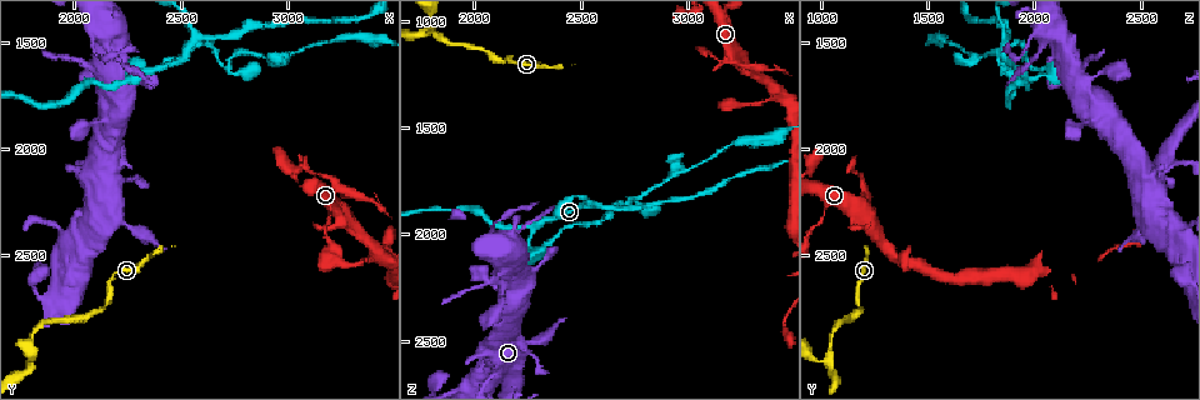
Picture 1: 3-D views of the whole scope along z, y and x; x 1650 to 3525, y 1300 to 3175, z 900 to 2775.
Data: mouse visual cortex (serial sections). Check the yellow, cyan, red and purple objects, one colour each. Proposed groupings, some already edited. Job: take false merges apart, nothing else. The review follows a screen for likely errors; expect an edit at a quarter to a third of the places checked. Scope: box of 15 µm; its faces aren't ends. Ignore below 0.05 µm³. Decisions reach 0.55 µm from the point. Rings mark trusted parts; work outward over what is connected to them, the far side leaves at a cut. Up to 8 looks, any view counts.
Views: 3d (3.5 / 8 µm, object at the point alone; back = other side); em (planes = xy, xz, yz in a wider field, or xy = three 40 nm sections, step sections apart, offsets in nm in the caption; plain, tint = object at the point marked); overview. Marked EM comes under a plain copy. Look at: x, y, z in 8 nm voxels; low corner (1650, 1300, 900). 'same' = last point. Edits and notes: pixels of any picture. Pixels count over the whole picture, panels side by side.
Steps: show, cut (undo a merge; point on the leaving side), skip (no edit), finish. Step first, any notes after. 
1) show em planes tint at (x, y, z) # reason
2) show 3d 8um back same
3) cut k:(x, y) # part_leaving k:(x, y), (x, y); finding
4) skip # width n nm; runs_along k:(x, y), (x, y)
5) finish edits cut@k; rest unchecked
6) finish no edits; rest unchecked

show 3d 3.5um at (2070, 1620, 2230) # sudden change in width

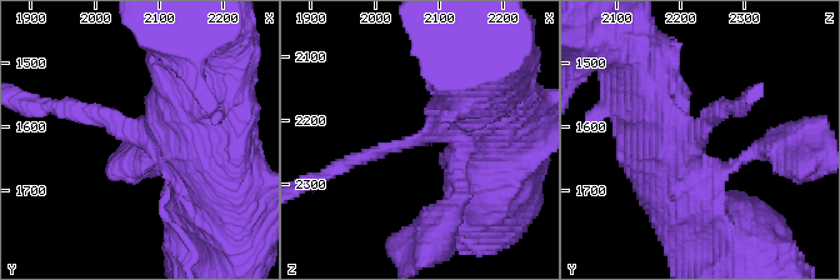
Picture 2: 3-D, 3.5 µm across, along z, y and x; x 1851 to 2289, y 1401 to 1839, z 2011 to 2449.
show em planes tint at (2065, 1610, 2225) # arm_widths 150, 600 nm; now the EM

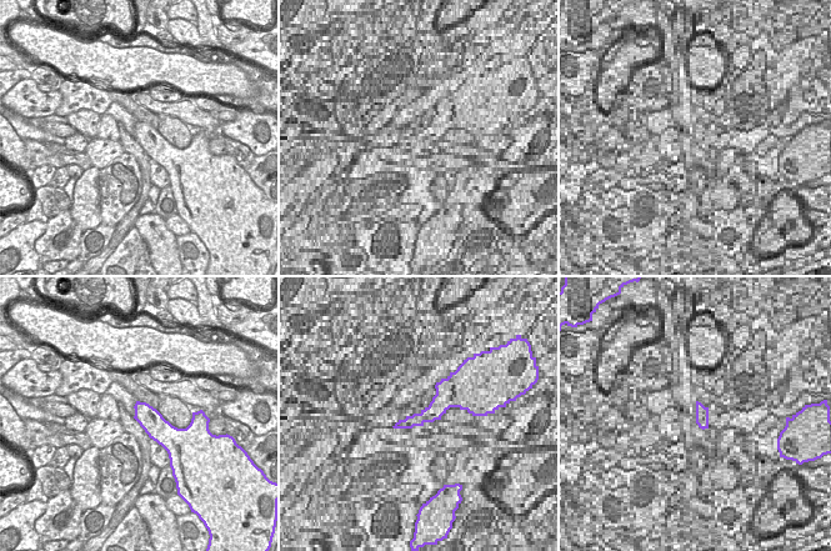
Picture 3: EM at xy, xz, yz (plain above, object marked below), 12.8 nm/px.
skip # one cell here

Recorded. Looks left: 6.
show 3d 8um at (2300, 1650, 2080) # abrupt turn

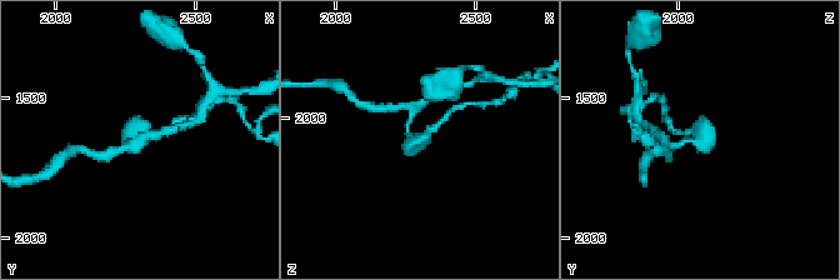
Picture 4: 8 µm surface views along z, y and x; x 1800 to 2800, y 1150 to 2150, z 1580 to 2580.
show em planes tint at (2280, 1650, 2090)

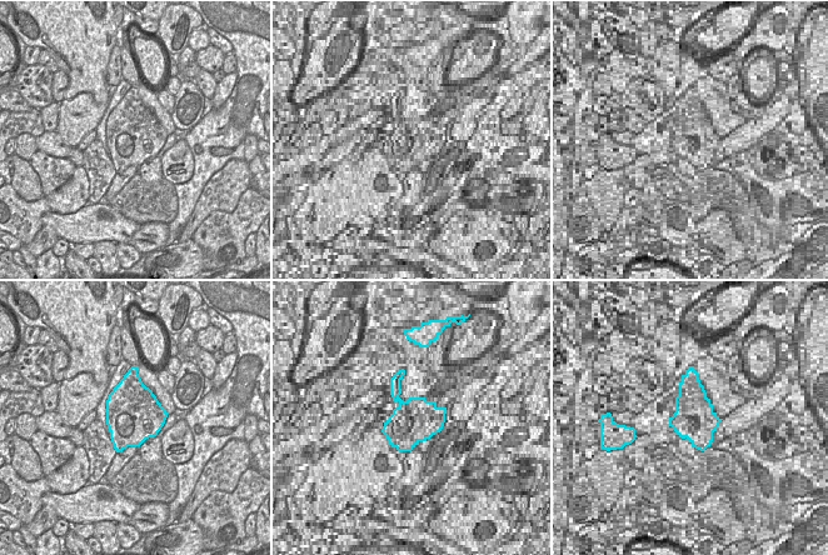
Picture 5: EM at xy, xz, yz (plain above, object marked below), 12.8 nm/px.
cut 4:(676, 131) # part_leaving 4:(426, 131), (451, 109), (465, 105); a second cell is stuck on

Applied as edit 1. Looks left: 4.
show overview

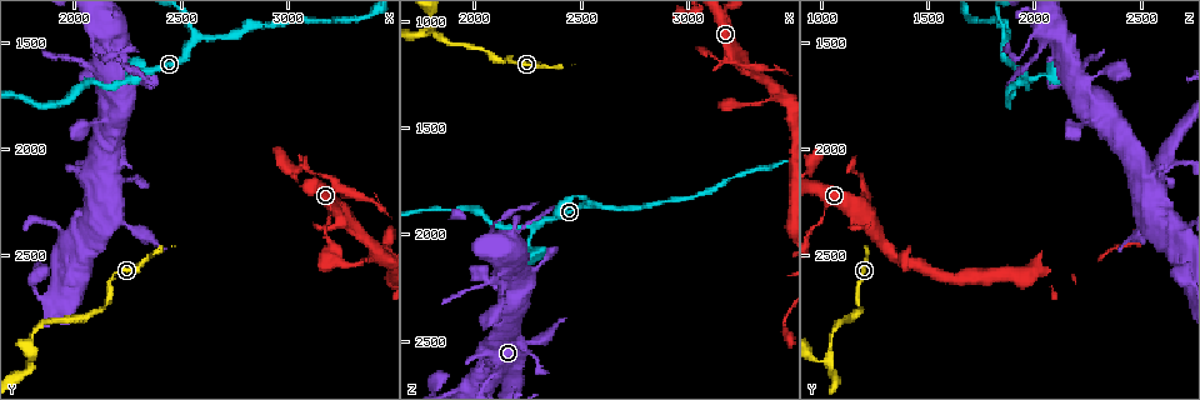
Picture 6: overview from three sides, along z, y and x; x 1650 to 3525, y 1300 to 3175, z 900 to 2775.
show 3d 3.5um at (1790, 2980, 1040) # three-way junction

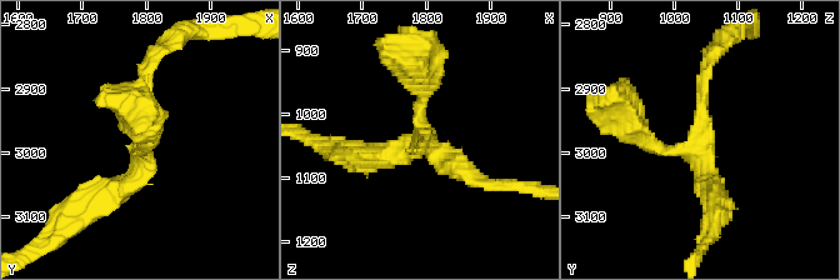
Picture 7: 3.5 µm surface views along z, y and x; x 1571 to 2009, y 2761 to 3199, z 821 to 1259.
show em xy step 2 tint at (1795, 2980, 1040) # arms 3; arm_widths 150, 250, 300 nm

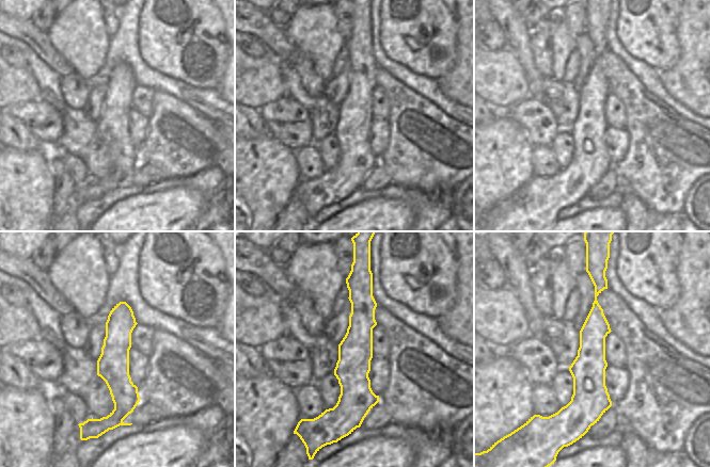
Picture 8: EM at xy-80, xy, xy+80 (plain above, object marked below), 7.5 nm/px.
skip # runs_along 7:(710, 61), (695, 149), (660, 149), (628, 123); continuous, no second cell

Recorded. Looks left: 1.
finish edits cut@4; rest unchecked

